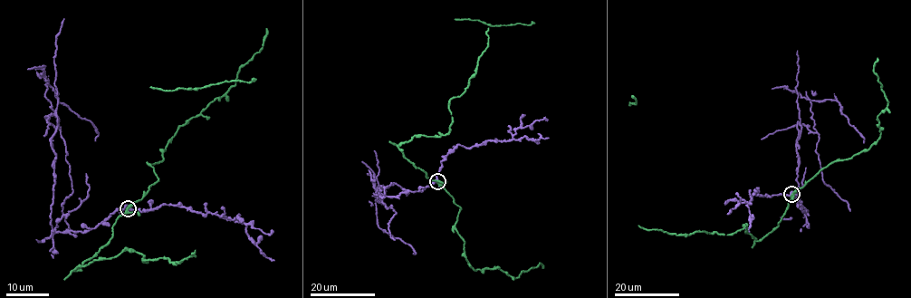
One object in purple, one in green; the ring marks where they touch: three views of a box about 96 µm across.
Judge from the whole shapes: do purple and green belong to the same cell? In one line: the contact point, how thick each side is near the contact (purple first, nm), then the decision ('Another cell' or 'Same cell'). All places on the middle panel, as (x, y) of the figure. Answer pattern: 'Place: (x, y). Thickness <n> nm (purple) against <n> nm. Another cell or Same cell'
Place: (437, 181). Thickness 440 nm (purple) against 260 nm. Another cell

